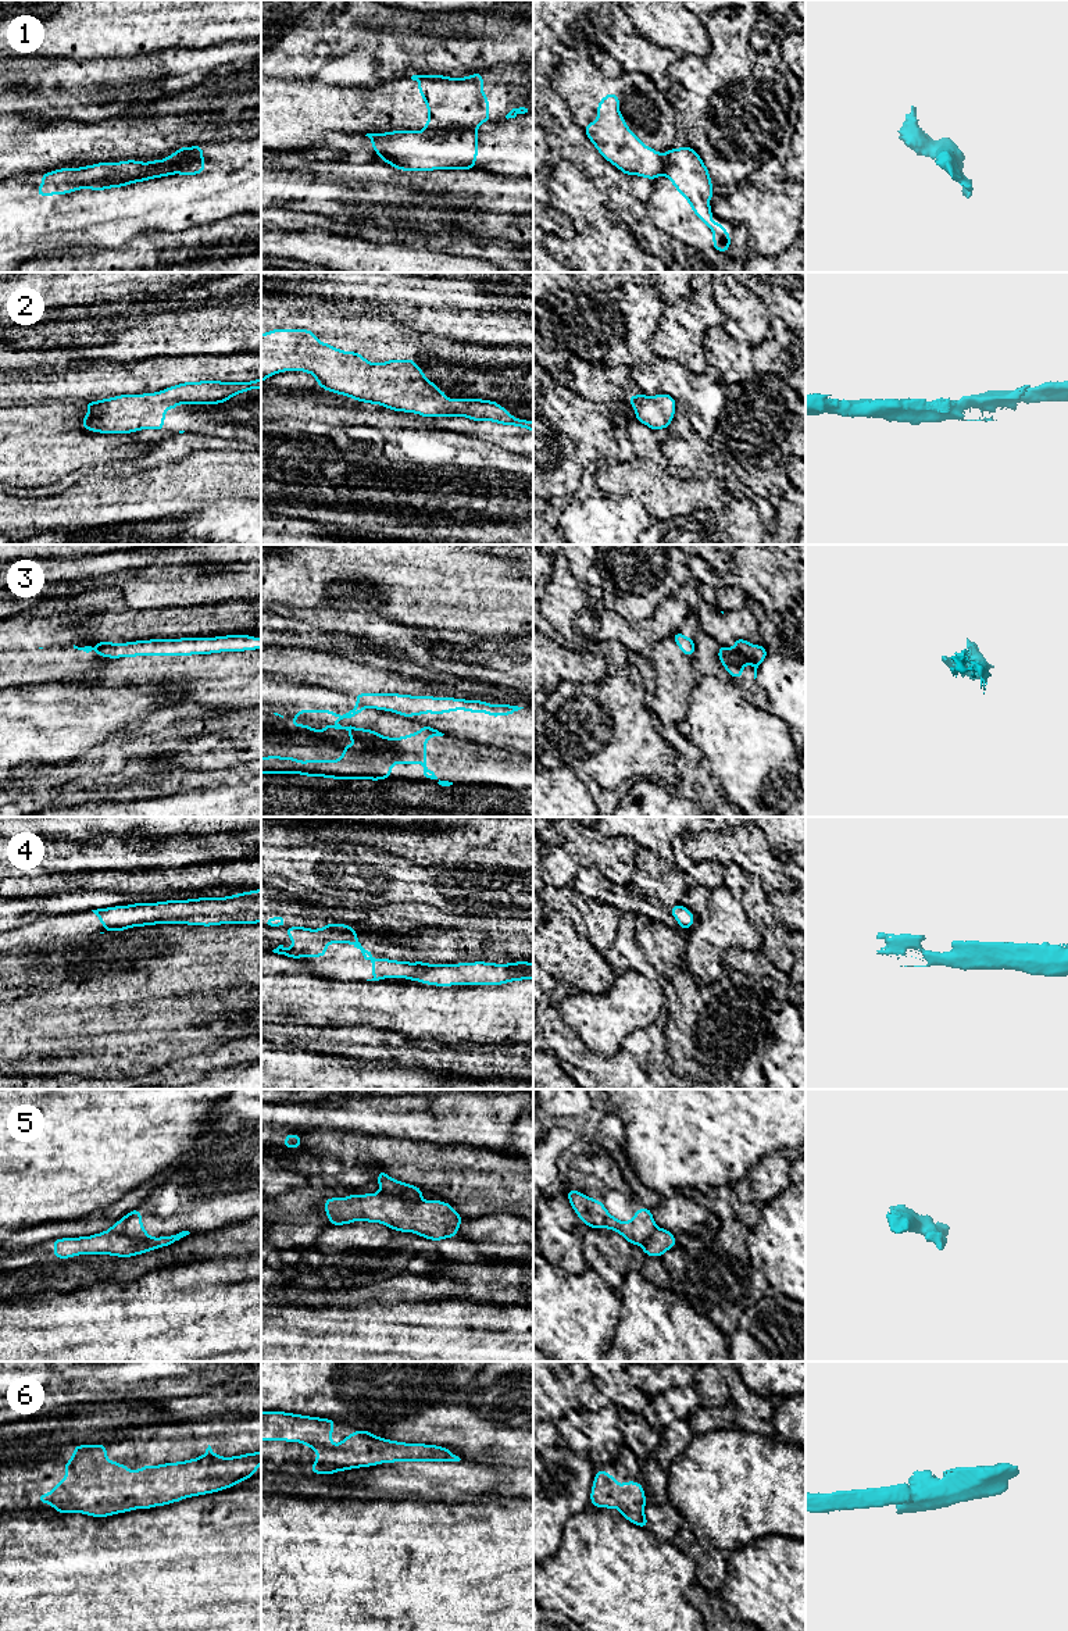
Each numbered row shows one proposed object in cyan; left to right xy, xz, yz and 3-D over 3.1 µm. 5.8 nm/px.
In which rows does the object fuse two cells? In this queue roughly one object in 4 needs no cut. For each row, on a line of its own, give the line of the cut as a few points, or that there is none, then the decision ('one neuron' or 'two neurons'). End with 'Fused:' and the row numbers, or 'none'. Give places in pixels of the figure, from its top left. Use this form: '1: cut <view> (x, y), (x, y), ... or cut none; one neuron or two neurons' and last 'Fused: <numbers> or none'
1: cut xz (477, 125), (422, 131); two neurons
2: cut none; one neuron
3: cut xz (359, 700), (364, 705); two neurons
4: cut none; one neuron
5: cut xz (381, 1191), (407, 1202), (422, 1202); two neurons
6: cut none; one neuron
Fused: 1, 3, 5

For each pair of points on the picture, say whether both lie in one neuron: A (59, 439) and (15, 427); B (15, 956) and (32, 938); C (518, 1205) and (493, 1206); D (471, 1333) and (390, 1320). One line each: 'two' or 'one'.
A: one
B: two
C: one
D: one

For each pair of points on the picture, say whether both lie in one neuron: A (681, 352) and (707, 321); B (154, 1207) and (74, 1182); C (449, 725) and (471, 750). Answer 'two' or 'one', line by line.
A: one
B: two
C: two

